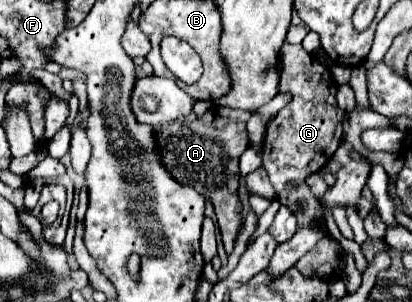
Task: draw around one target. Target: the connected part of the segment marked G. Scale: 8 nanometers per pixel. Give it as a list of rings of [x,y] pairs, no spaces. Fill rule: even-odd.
[[[284,44],[280,52],[280,62],[280,92],[290,92],[292,102],[288,102],[288,106],[280,110],[278,116],[266,126],[266,138],[262,144],[262,168],[268,172],[268,178],[276,188],[280,204],[286,204],[286,208],[298,206],[298,202],[304,204],[304,210],[296,214],[296,220],[298,226],[306,226],[314,224],[314,220],[322,216],[320,202],[310,188],[304,188],[306,178],[322,170],[338,150],[343,141],[342,120],[346,113],[336,106],[336,98],[332,96],[334,80],[328,68],[316,56],[308,54],[302,46]],[[318,156],[324,156],[326,160],[316,160]],[[288,182],[296,182],[296,186],[300,188],[286,190]]]

